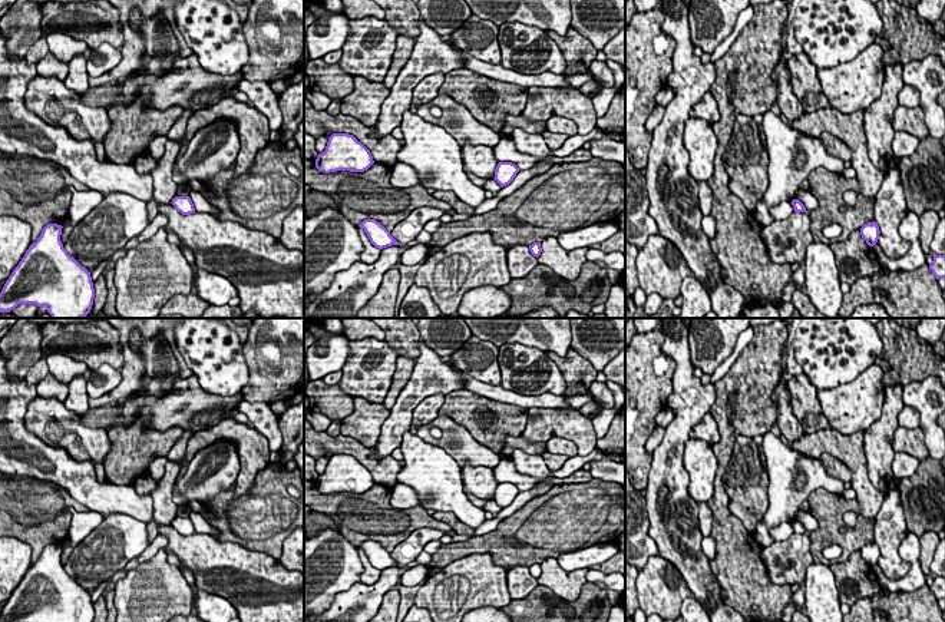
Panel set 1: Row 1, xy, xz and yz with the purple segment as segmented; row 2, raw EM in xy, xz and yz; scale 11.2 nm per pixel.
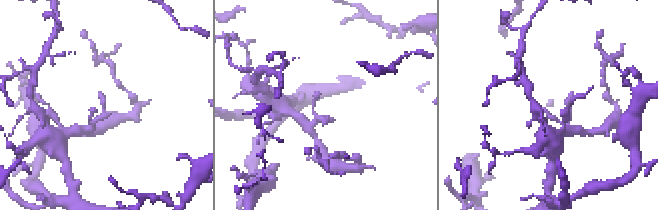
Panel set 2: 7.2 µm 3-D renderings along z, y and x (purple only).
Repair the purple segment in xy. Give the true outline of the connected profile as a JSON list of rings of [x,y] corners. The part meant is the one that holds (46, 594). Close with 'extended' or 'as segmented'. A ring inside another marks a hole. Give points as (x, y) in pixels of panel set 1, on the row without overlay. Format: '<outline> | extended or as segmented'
[[[43,549],[6,602],[0,622],[93,622],[90,593],[63,569],[62,549]]] | as segmented

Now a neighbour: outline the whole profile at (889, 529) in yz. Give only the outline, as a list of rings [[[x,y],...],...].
[[[892,490],[885,497],[873,525],[873,542],[880,552],[878,565],[889,579],[902,579],[909,570],[909,563],[899,556],[899,546],[906,535],[901,493]]]

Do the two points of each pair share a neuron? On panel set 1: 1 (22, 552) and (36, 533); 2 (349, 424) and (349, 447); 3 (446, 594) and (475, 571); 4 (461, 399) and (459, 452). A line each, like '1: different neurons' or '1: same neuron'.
1: different neurons
2: different neurons
3: same neuron
4: different neurons

